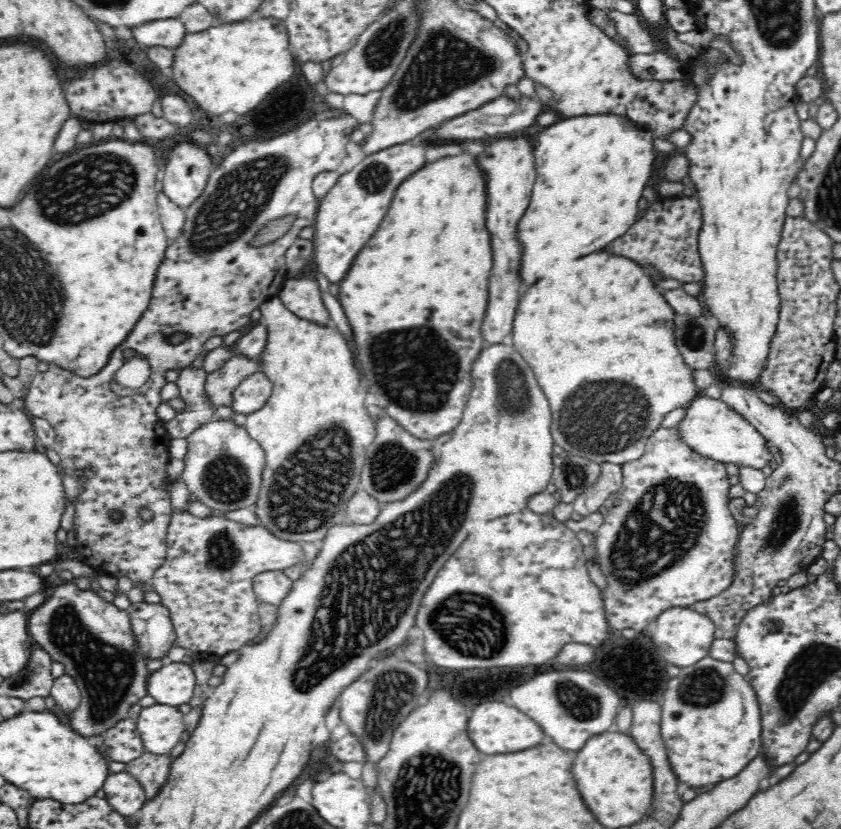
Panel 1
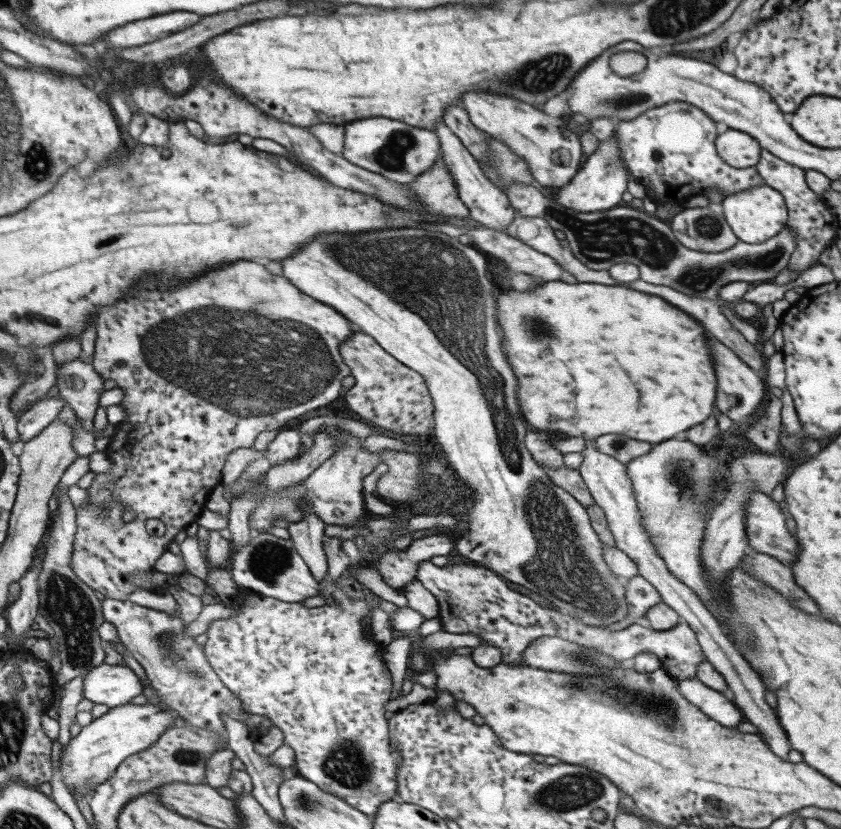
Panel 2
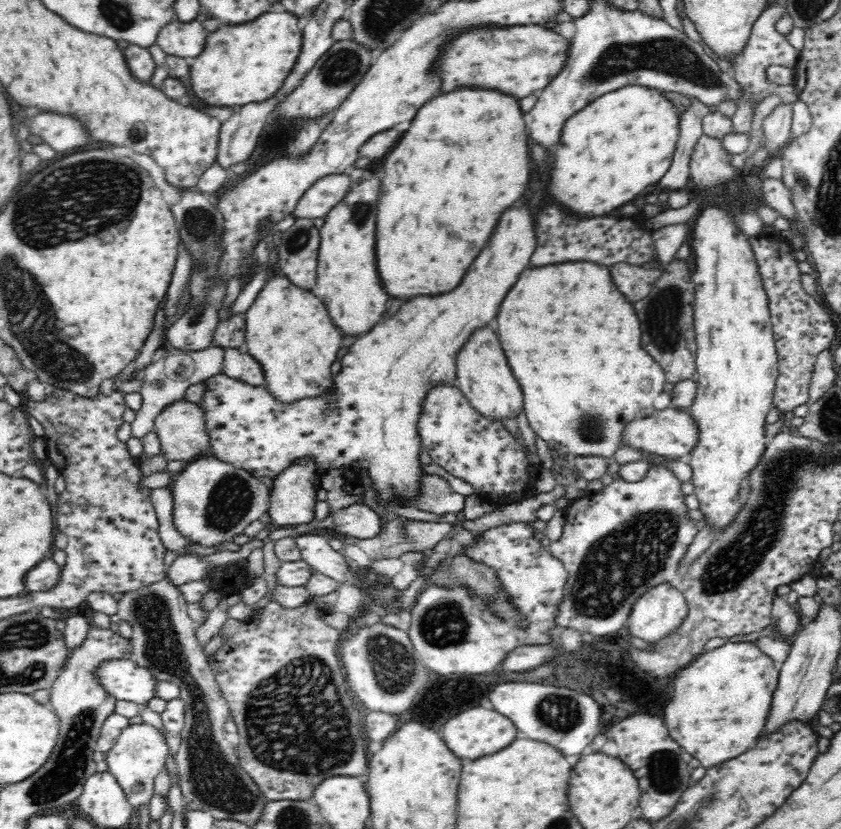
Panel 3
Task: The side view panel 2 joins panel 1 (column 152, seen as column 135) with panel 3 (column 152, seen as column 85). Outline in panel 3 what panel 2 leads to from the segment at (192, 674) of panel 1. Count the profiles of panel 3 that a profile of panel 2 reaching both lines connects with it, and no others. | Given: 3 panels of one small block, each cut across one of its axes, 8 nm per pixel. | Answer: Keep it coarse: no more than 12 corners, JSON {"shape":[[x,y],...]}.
{"shape":[[108,660],[100,683],[140,706],[156,698],[159,679],[135,660]]}

